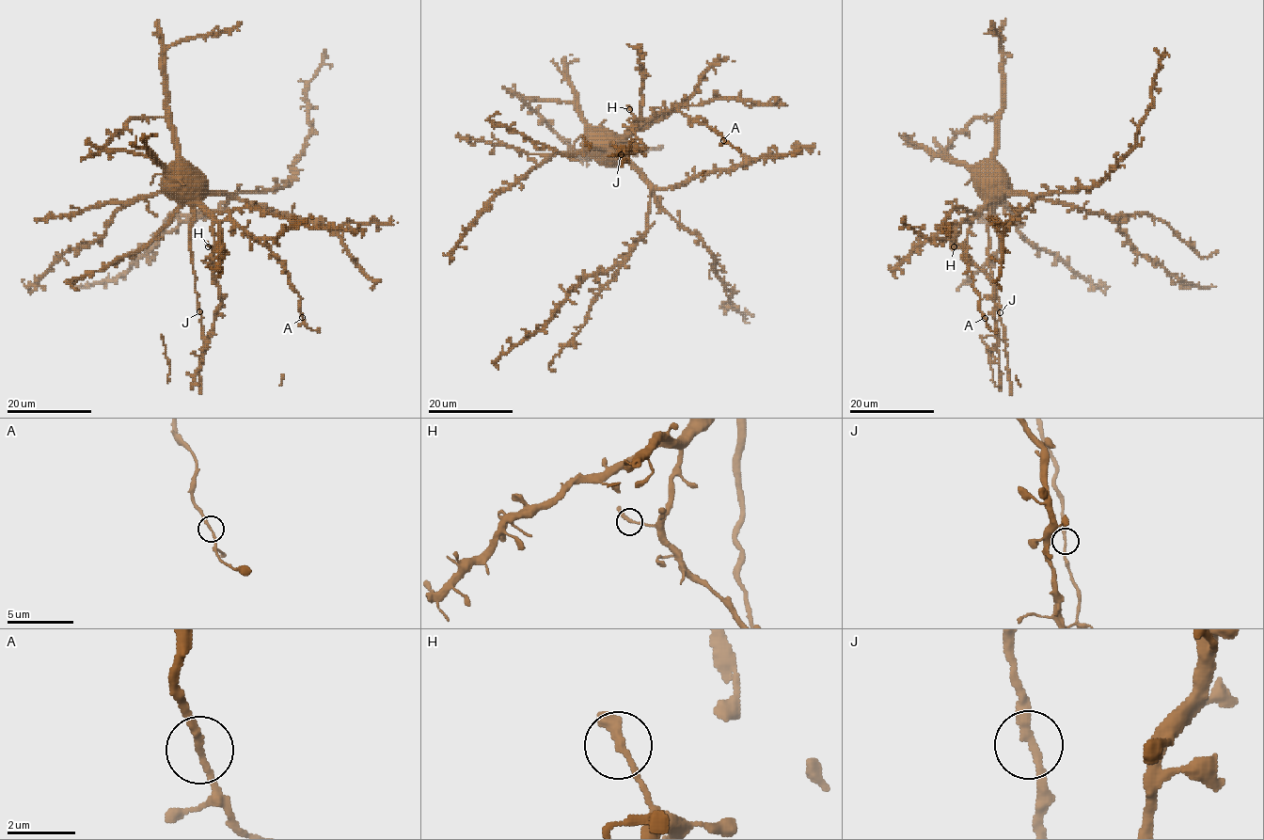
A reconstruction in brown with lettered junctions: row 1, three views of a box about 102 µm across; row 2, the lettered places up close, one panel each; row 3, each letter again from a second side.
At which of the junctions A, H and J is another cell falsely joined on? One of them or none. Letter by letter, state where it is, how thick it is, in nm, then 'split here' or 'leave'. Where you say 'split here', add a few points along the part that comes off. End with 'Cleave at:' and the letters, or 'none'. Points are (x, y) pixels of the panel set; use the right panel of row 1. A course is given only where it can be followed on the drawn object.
A: place (985, 318); calibre 190 nm; leave
H: place (954, 246); calibre 260 nm; leave
J: place (1000, 312); calibre 220 nm; leave
Cleave at: none

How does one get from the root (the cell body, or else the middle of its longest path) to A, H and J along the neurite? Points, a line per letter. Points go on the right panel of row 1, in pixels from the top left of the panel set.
A: (987, 180), (985, 207), (971, 221), (963, 221), (955, 236), (964, 251), (985, 318)
H: (987, 180), (984, 205), (971, 218), (967, 243), (961, 247), (954, 246)
J: (987, 180), (983, 187), (982, 197), (987, 206), (988, 268), (996, 287), (1000, 312)

